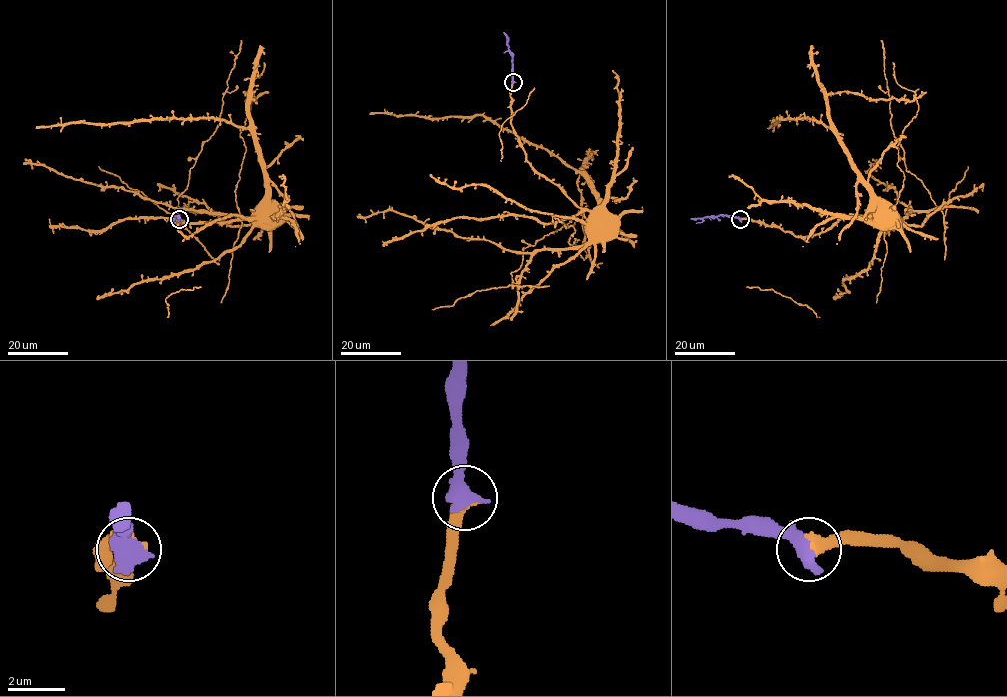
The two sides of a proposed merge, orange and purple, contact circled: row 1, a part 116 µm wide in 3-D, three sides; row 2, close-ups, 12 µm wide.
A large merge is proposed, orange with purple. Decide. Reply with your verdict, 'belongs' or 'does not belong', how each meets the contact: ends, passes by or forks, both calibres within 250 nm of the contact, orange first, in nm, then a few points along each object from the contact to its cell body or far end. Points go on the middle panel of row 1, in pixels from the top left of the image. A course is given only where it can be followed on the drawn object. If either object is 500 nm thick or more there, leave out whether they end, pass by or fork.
belongs; calibres 480 and 700 nm; course orange (513, 82), (511, 124), (525, 160), (581, 208), (592, 210), (600, 206), (600, 211); course purple (513, 82), (513, 59), (507, 37), (503, 32)

